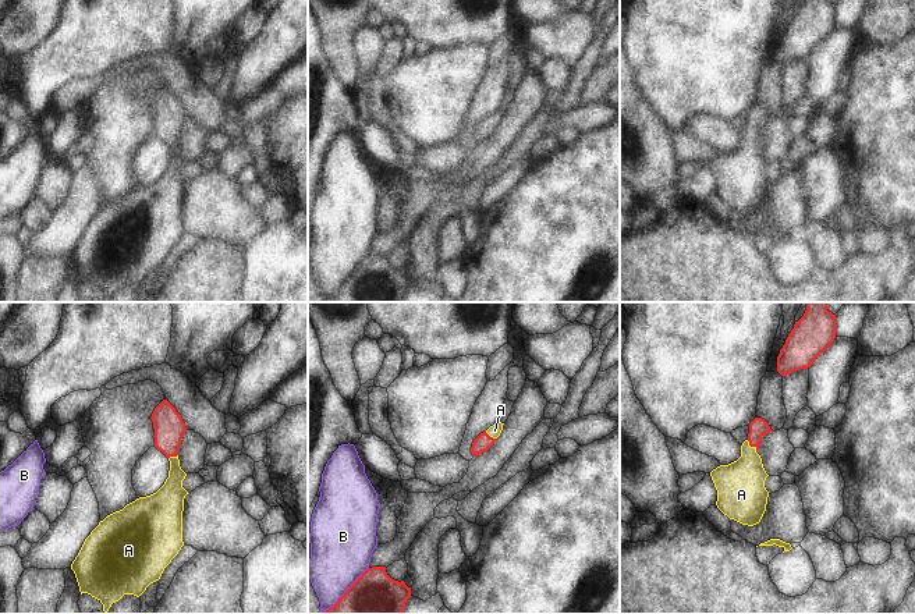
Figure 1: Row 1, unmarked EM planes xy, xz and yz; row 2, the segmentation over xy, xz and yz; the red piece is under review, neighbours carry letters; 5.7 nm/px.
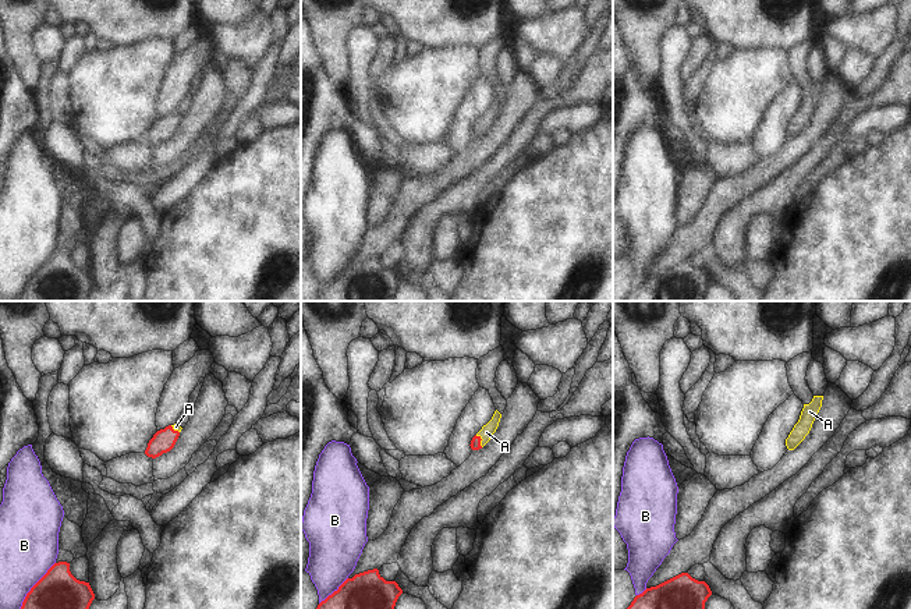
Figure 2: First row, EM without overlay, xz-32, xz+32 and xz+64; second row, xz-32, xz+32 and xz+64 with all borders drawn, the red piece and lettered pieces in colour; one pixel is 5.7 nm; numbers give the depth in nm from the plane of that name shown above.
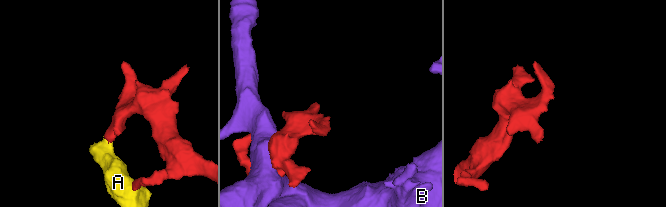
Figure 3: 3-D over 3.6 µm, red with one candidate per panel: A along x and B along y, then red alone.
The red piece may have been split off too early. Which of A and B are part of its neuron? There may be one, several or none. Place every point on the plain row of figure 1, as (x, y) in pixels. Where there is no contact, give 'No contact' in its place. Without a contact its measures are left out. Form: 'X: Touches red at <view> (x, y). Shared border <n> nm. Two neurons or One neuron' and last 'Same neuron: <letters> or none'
A: Touches red at yz (752, 134). Shared border 100 nm. One neuron
B: Touches red at xz (346, 280). Shared border 380 nm. Two neurons
Same neuron: A.

